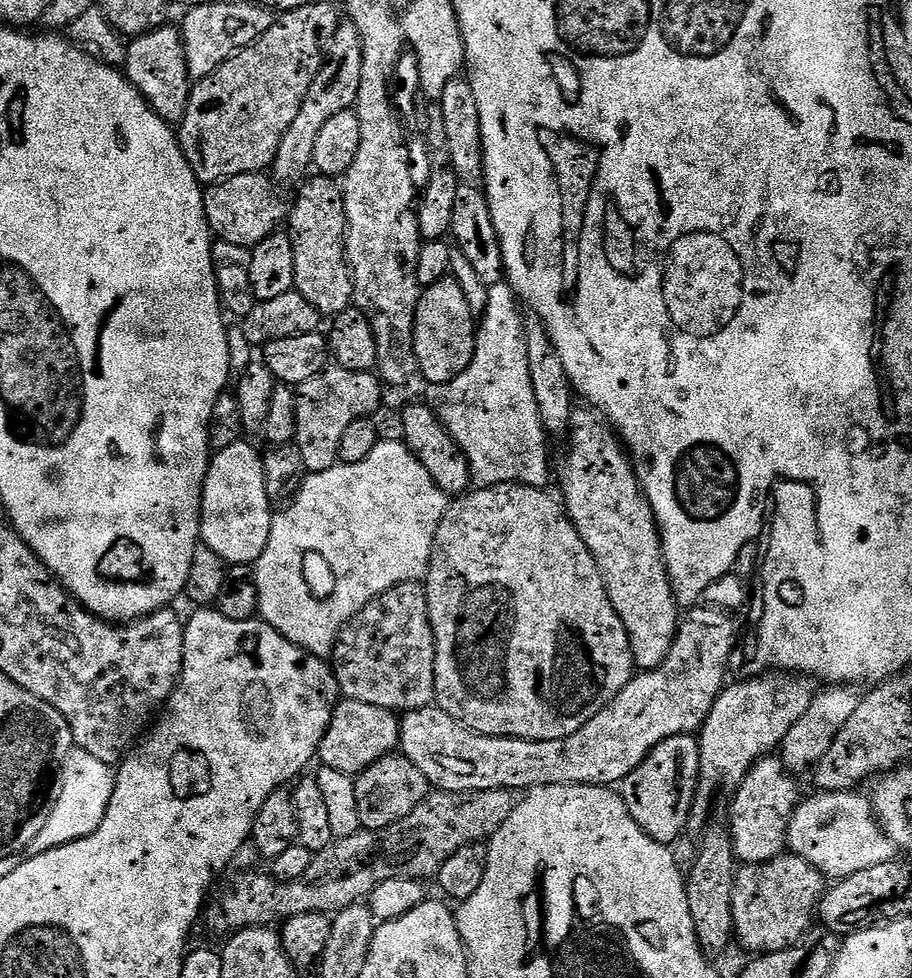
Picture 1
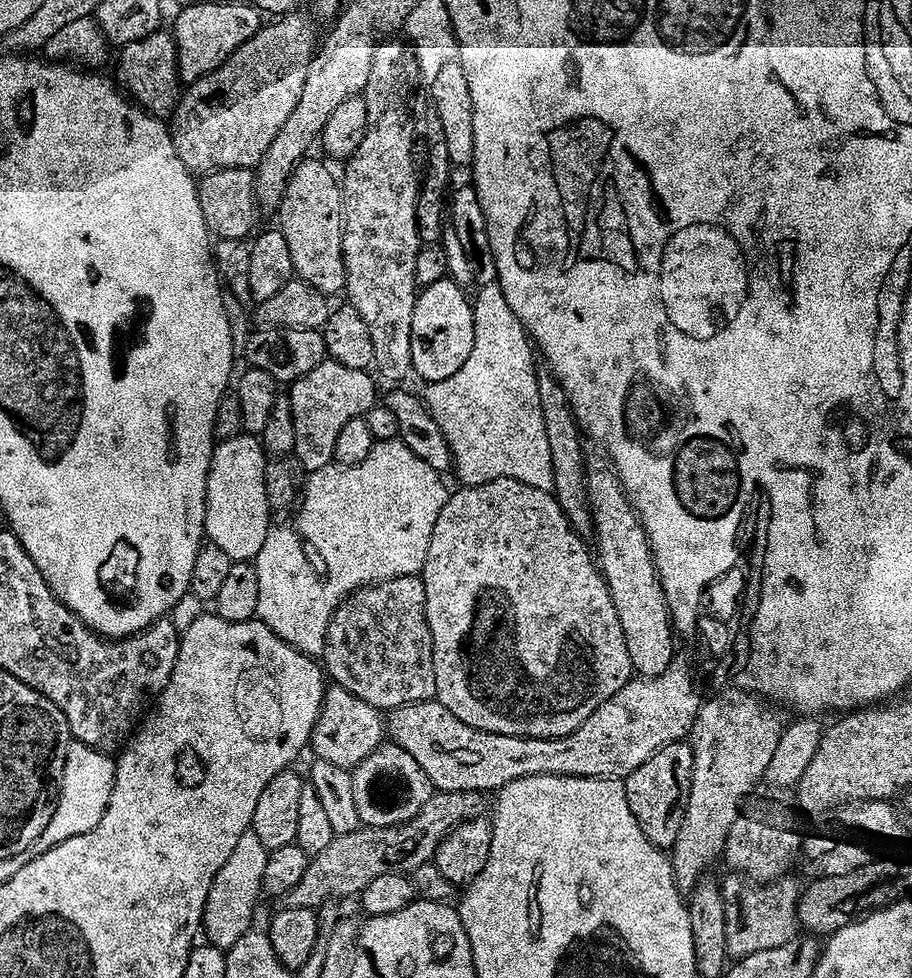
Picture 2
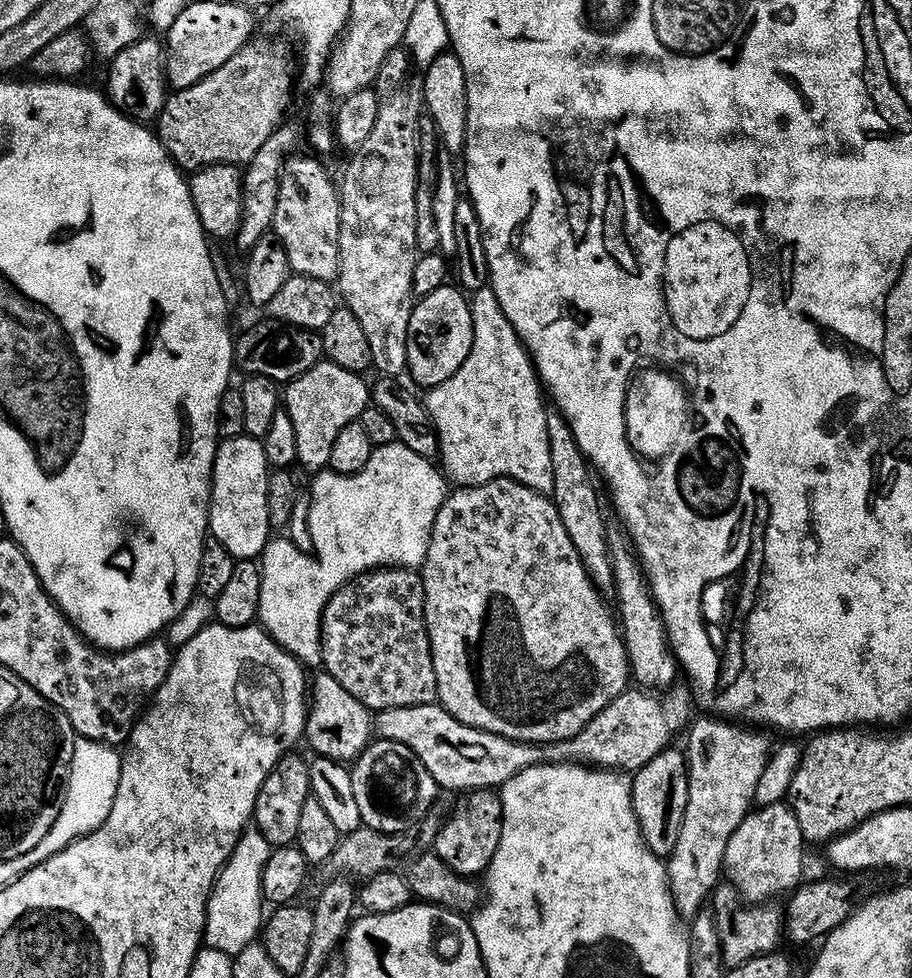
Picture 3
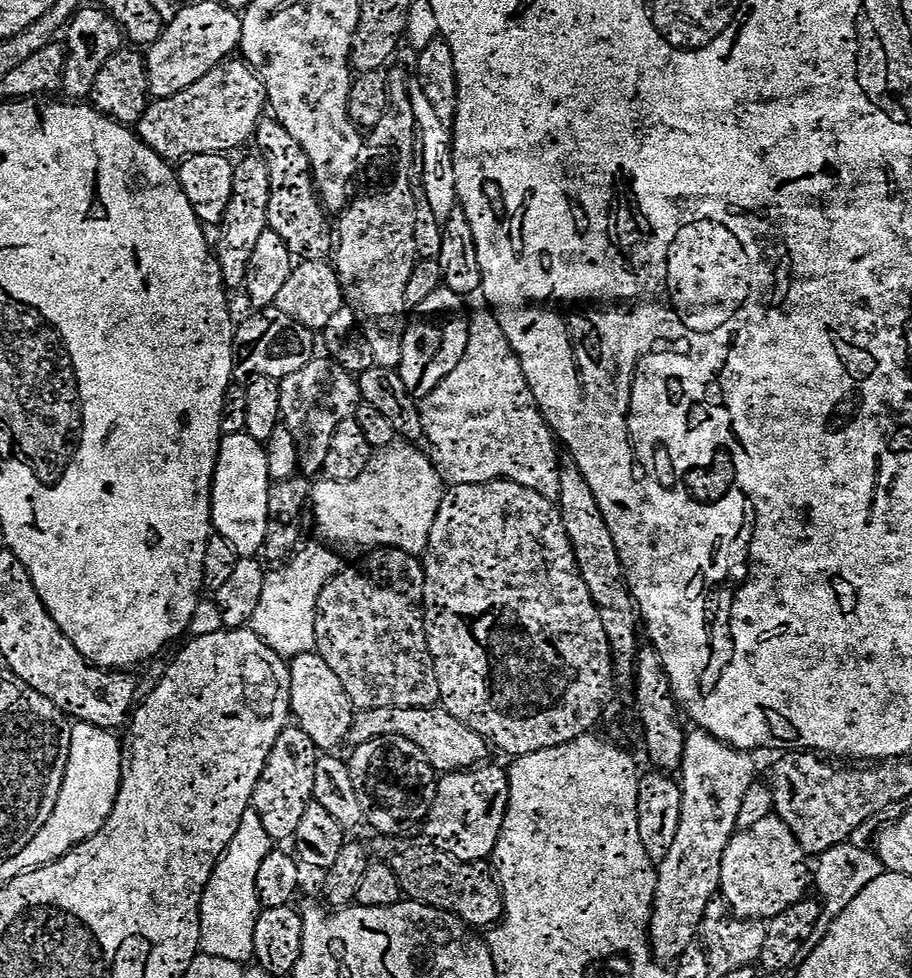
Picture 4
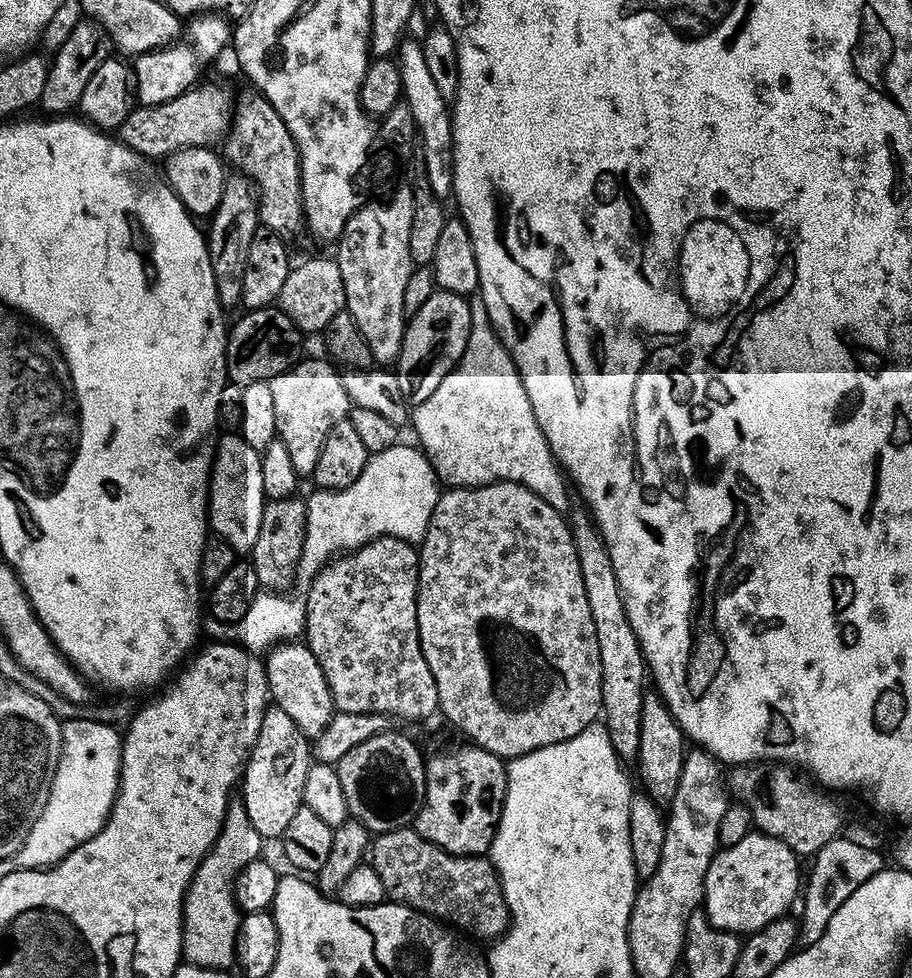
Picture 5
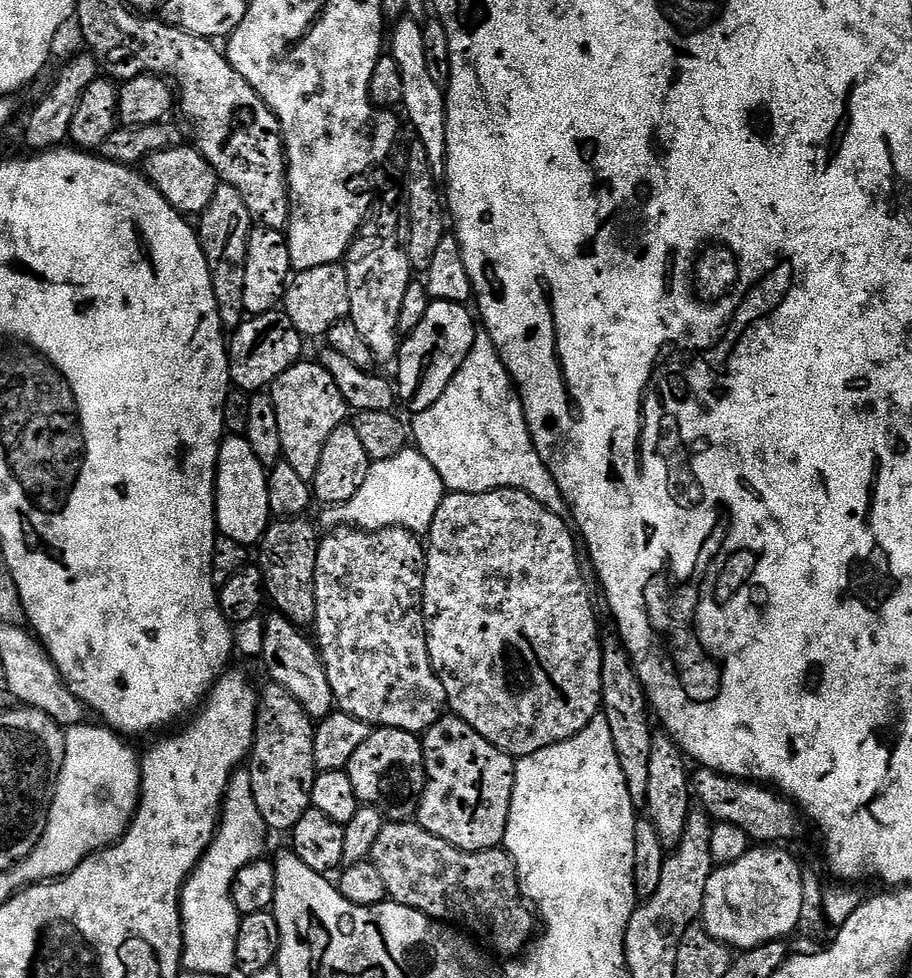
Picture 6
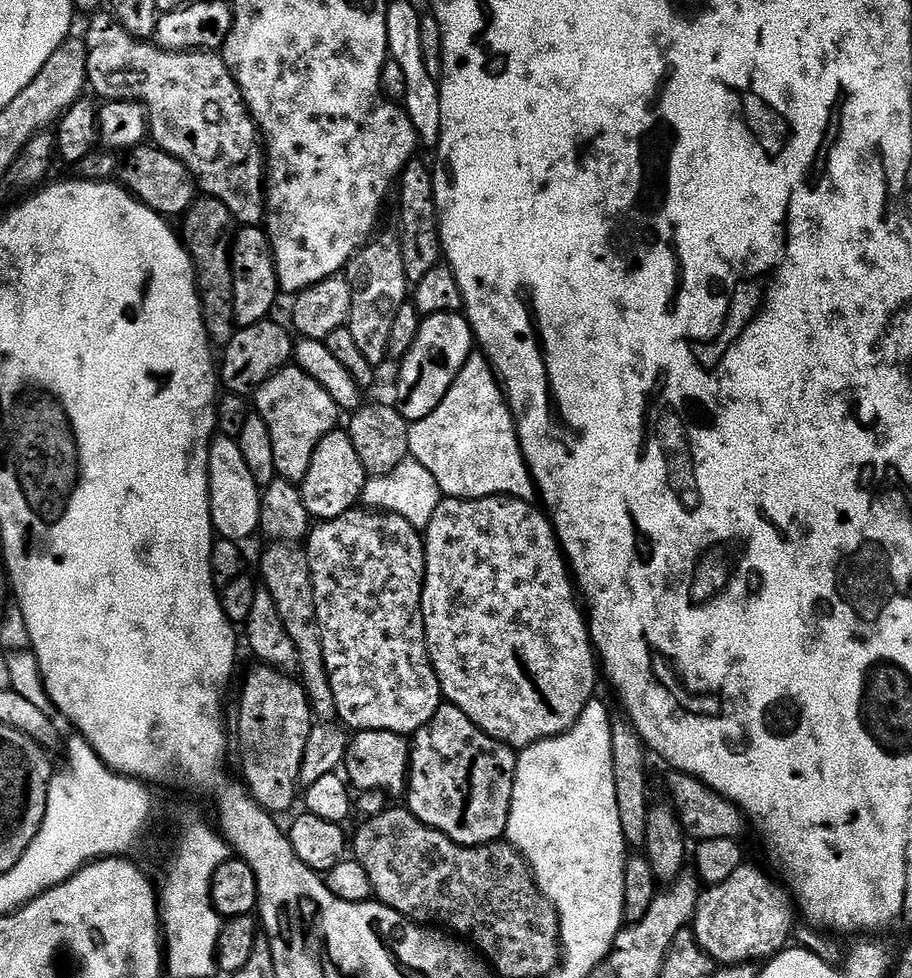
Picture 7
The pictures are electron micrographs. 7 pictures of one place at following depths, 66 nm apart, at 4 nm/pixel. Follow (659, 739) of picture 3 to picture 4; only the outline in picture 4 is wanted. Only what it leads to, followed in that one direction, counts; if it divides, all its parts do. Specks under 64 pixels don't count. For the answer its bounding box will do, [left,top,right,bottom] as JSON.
[347,707,490,774]

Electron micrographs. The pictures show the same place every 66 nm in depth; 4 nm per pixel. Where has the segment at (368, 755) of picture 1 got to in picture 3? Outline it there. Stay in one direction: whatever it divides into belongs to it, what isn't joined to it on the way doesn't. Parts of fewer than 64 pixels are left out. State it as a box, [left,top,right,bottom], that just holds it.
[306,674,374,762]

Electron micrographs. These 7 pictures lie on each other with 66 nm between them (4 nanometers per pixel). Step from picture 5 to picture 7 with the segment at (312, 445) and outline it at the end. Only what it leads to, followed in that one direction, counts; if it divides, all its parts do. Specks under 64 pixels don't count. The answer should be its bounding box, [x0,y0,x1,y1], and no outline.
[254,366,342,485]

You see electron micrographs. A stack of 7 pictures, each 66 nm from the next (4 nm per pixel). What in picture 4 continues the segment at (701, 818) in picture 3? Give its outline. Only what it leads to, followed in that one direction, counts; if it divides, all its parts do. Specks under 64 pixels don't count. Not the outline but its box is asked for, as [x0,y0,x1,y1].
[646,730,757,962]

